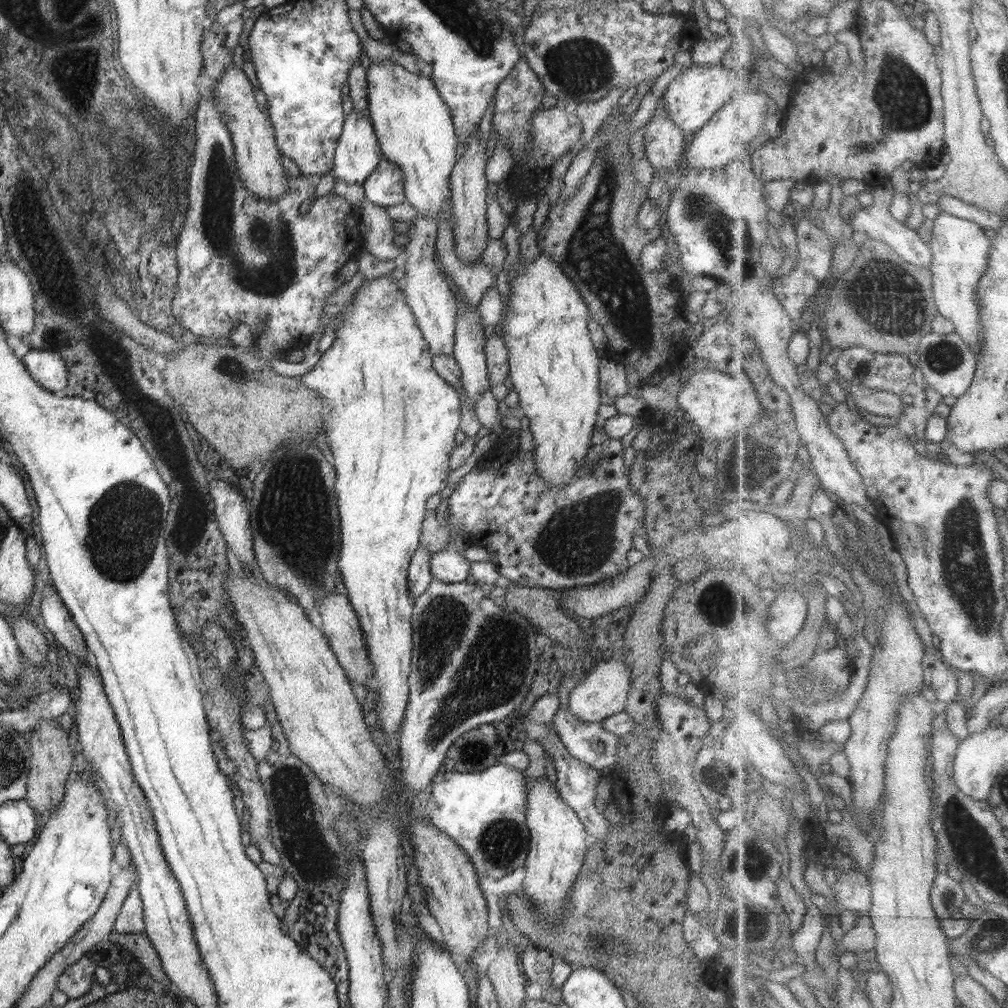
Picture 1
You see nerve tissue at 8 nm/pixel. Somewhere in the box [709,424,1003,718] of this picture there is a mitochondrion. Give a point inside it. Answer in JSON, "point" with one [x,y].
{"point":[965,568]}

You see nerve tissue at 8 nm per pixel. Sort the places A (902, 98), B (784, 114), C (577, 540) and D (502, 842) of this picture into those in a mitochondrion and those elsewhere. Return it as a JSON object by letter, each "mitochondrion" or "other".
{"A":"mitochondrion","B":"other","C":"mitochondrion","D":"mitochondrion"}

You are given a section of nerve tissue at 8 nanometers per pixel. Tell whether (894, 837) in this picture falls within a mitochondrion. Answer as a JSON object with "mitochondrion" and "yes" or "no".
{"mitochondrion":"no"}

